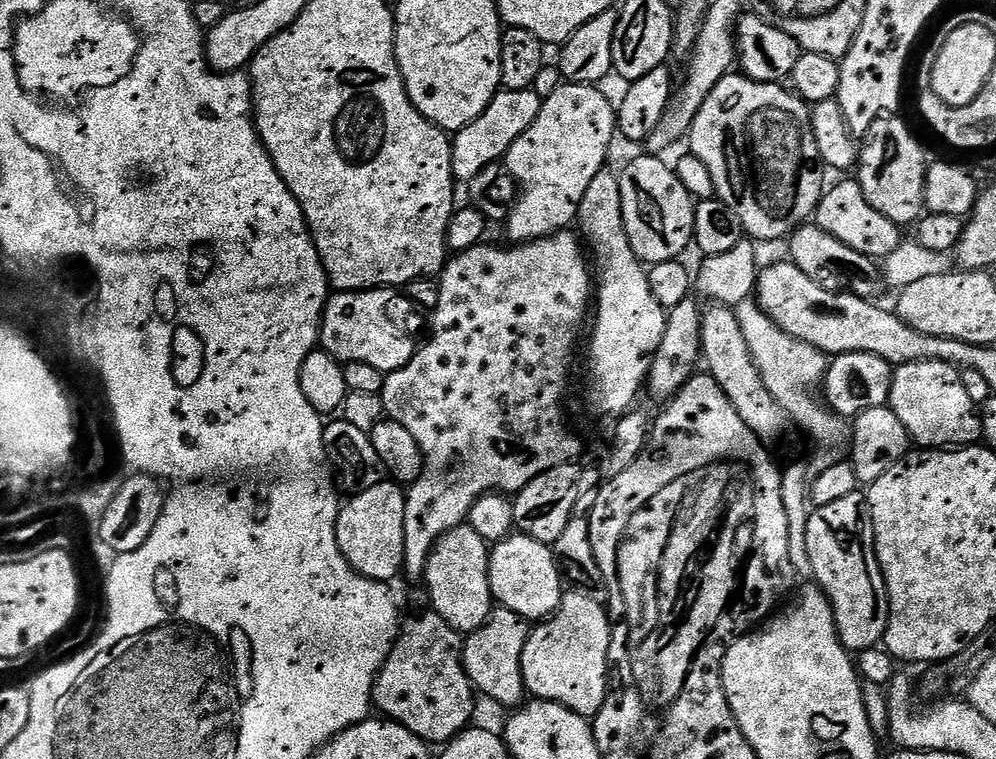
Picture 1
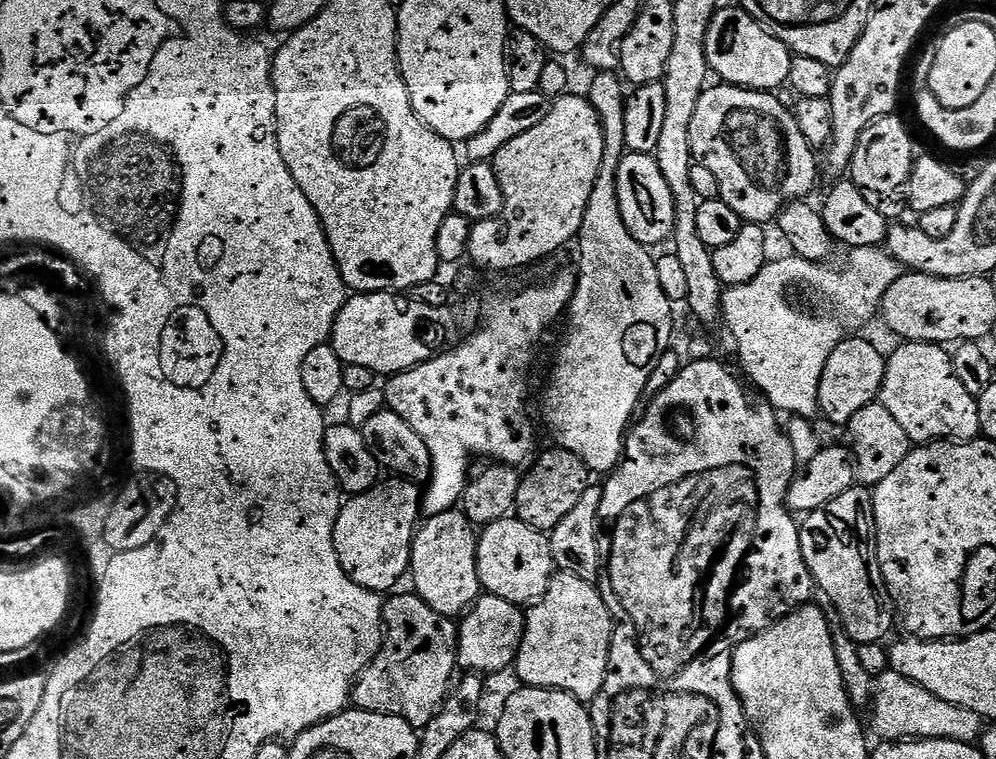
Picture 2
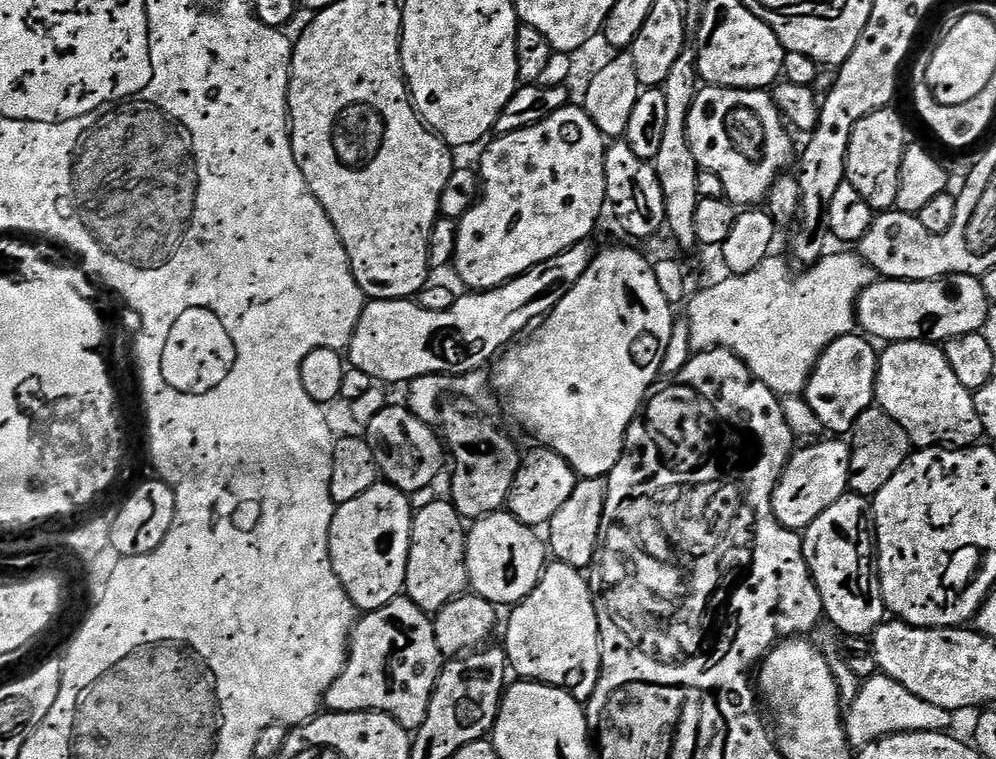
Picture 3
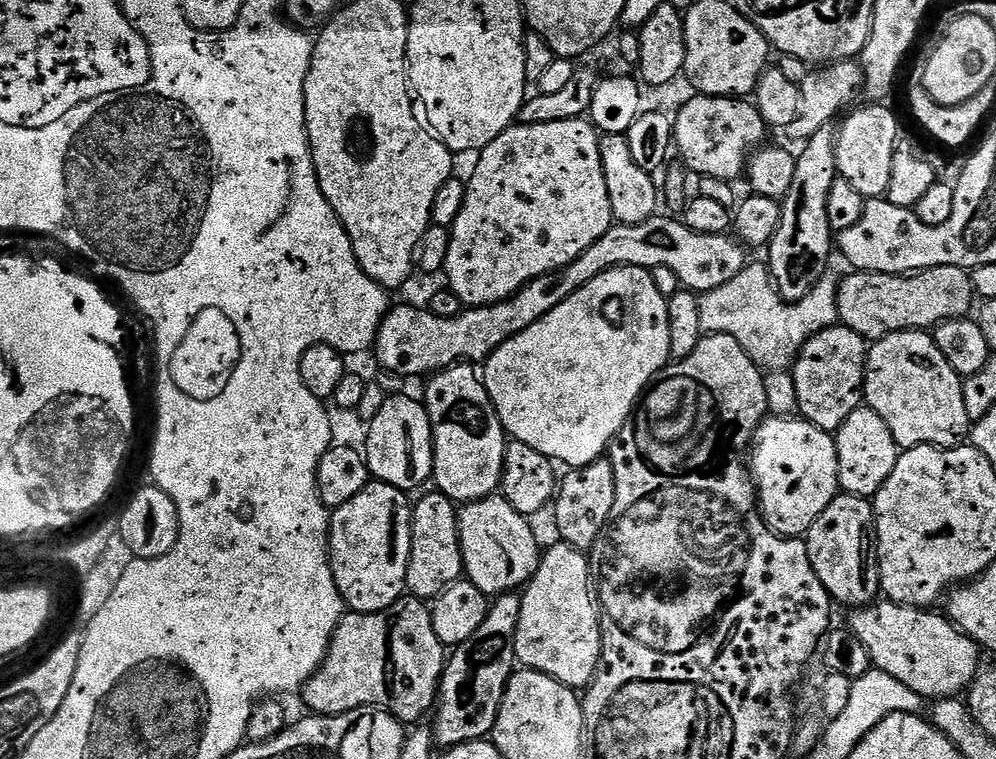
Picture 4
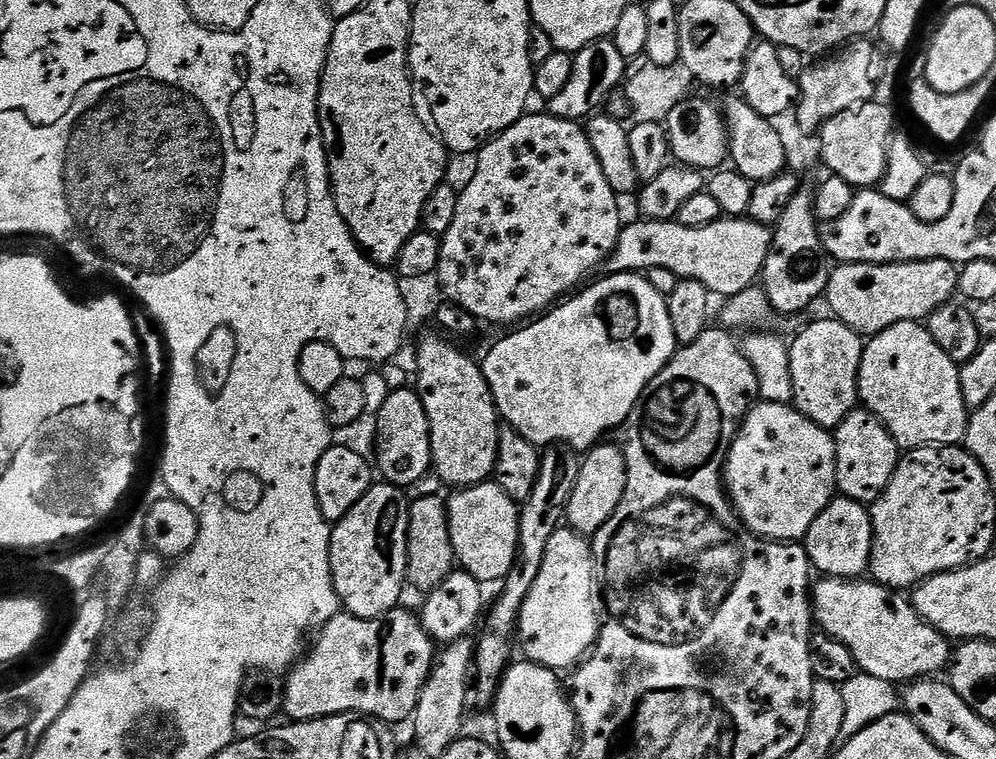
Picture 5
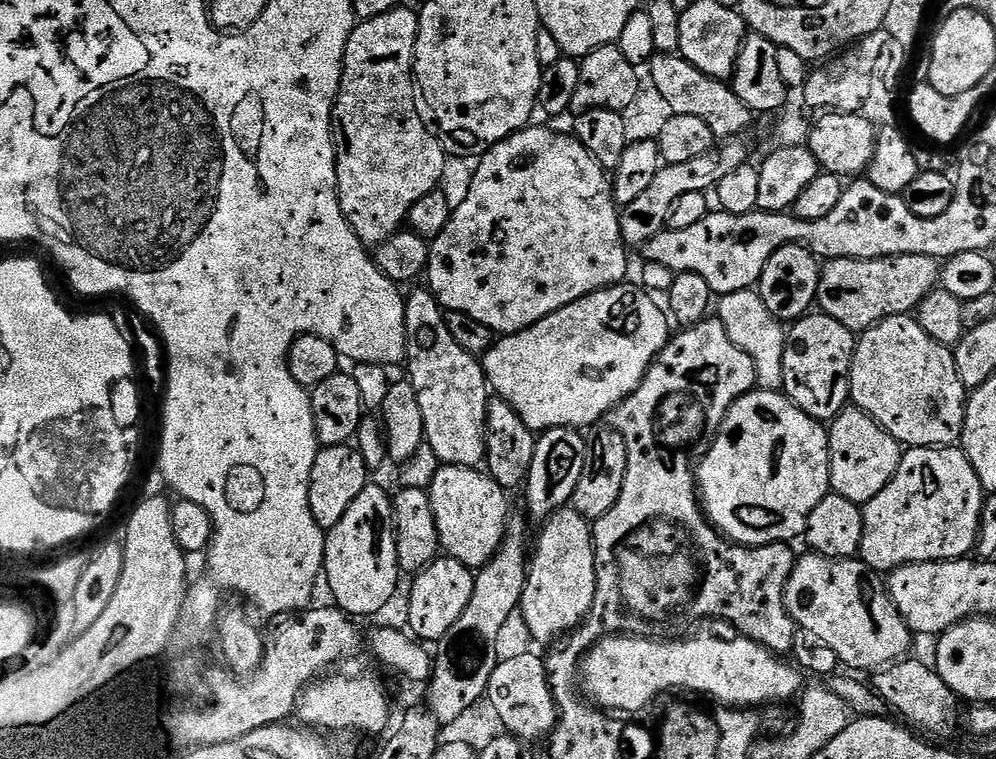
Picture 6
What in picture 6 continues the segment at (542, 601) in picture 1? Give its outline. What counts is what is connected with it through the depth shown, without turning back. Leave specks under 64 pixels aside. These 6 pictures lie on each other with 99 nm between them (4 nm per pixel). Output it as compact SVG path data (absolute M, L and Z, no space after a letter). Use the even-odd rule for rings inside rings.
M445 464L437 468L432 476L432 485L427 485L426 491L434 506L434 522L438 522L440 547L451 559L479 570L490 562L504 540L510 515L509 493L479 467Z

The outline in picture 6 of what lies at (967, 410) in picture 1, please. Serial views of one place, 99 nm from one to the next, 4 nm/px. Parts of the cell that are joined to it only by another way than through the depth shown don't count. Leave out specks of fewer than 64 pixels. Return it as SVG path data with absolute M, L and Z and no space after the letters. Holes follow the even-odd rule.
M911 315L891 316L882 322L878 322L872 328L867 328L864 332L859 333L856 341L856 353L852 355L850 386L852 387L851 403L855 405L855 407L862 409L875 424L885 428L902 446L907 446L908 448L947 448L955 445L957 441L961 439L964 431L966 389L964 389L962 382L958 378L956 357L953 349L942 346L938 342L934 342L934 338L930 338L930 334L926 334L926 330L922 330L920 323Z

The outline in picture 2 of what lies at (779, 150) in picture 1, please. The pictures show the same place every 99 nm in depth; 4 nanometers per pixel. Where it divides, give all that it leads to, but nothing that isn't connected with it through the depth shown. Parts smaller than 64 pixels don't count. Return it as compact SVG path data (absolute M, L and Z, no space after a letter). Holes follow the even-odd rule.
M723 82L705 88L698 98L698 110L694 110L694 122L690 122L690 146L692 155L706 170L718 178L720 199L740 216L741 221L768 226L793 202L800 202L816 184L817 153L806 142L802 130L798 130L796 113L772 92L755 92L752 88L735 88Z

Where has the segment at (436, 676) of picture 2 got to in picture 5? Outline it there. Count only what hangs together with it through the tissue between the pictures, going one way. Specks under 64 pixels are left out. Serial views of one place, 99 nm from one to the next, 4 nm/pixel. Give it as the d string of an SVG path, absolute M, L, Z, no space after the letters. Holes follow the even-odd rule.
M404 606L392 608L376 620L363 620L341 611L330 622L315 633L310 647L292 665L282 684L284 697L283 715L293 721L321 720L327 716L359 714L383 720L389 726L396 726L399 720L407 721L418 706L418 698L424 683L432 673L434 663L434 641L420 623L419 615L407 612Z

